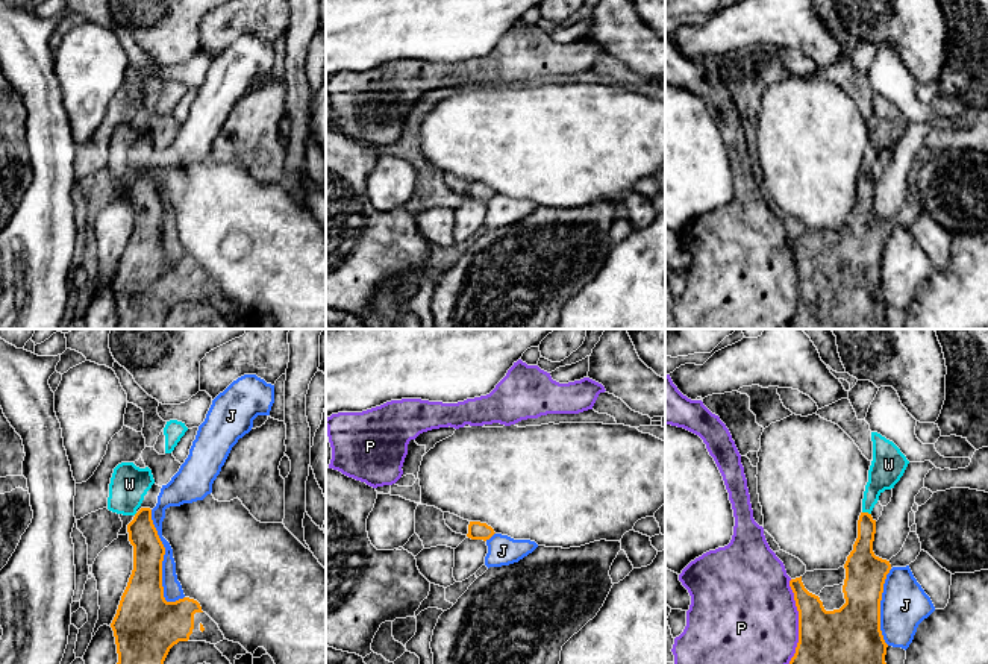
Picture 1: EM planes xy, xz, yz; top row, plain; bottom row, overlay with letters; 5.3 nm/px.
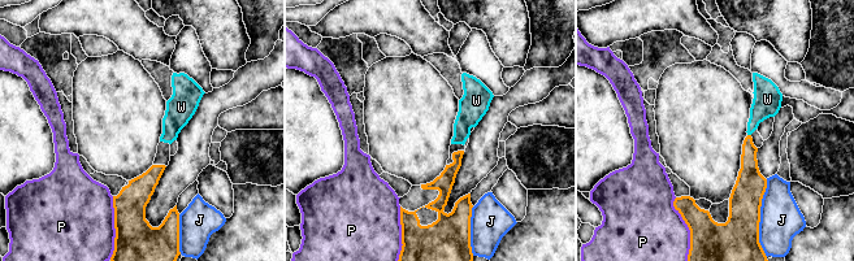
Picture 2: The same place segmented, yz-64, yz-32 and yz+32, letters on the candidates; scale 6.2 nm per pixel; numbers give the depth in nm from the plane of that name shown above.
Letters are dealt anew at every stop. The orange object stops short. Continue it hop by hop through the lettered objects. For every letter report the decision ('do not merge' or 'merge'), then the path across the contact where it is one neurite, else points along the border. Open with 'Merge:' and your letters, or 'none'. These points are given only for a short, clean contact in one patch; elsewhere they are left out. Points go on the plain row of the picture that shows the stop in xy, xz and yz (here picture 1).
Merge: W
J: do not merge
P: do not merge
W: merge | across yz (862, 220), (867, 173), (870, 155), (885, 131)

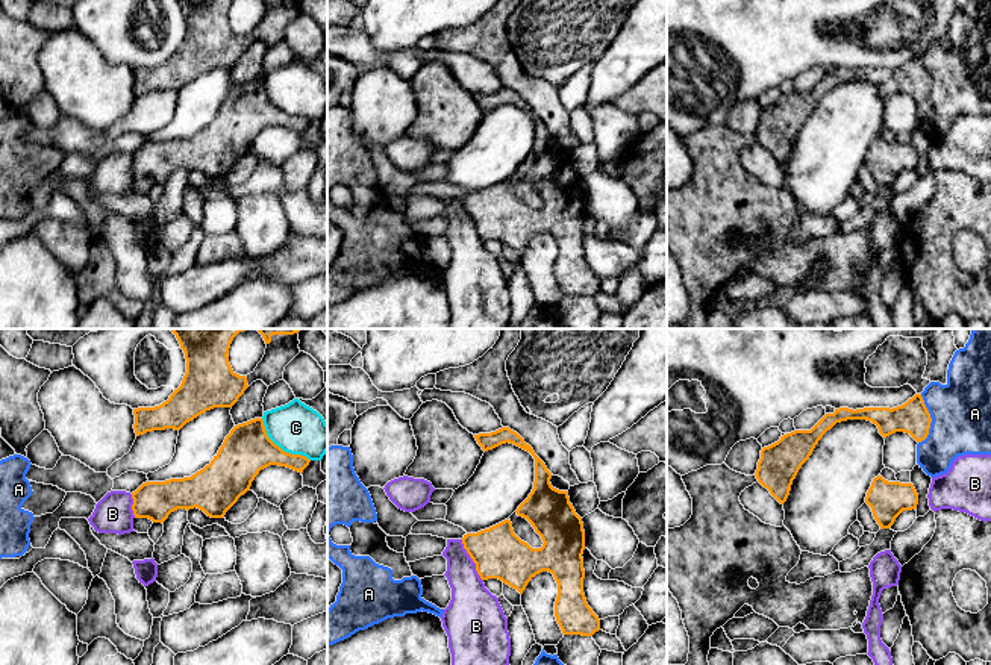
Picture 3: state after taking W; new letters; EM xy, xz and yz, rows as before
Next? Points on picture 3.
Merge: none
A: do not merge
B: do not merge | along xz (461, 200), (482, 241)
C: do not merge

